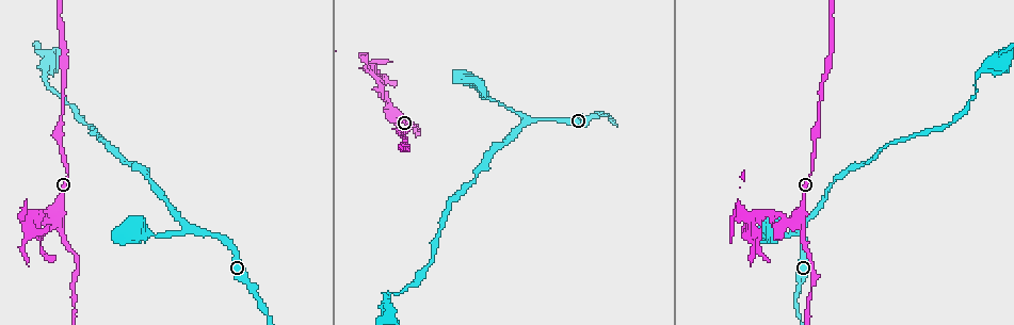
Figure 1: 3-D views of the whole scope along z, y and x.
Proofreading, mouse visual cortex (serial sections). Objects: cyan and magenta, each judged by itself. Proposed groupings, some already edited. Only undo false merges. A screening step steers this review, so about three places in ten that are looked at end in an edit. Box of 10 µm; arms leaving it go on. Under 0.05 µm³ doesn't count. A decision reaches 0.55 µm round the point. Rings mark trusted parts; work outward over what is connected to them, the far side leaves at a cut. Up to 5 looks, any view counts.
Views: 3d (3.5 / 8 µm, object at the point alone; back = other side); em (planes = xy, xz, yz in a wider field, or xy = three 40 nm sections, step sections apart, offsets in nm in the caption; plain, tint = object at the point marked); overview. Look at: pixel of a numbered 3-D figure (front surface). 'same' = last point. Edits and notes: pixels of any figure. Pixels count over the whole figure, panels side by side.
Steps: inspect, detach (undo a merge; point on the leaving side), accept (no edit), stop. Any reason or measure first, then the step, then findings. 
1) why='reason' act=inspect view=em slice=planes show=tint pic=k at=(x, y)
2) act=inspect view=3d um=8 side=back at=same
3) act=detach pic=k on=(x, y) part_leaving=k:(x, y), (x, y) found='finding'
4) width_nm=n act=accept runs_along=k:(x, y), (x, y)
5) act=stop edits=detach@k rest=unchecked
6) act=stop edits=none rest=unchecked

why='three arms meet' act=inspect view=em slice=planes show=tint pic=1 at=(186, 231)

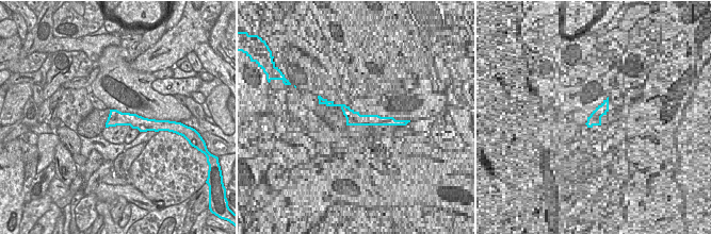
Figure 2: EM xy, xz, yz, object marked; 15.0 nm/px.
why='see where the arms go' act=inspect view=3d um=3.5 at=same

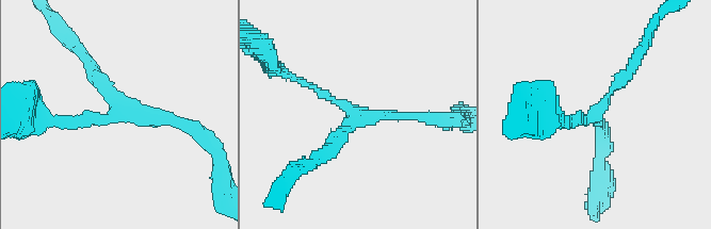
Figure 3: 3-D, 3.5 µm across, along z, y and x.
arm_widths_nm=150,150,200 act=accept runs_along=2:(151, 122), (113, 120), (109, 123) found='continuous, no second cell'

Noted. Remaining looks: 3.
why='a fork' act=inspect view=3d um=3.5 side=back pic=1 at=(991, 65)

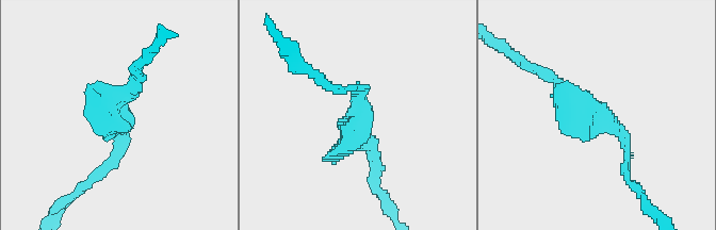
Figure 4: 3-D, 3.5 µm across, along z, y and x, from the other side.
why='need the tissue' act=inspect view=em slice=xy step=5 show=tint pic=4 at=(595, 114)

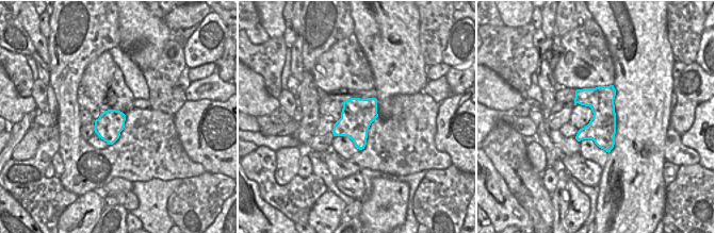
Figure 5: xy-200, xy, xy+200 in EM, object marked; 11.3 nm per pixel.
width_nm=360 act=accept runs_along=4:(107, 166), (123, 117), (86, 84) found='all the same cell'

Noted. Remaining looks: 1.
act=stop edits=none rest=unchecked

